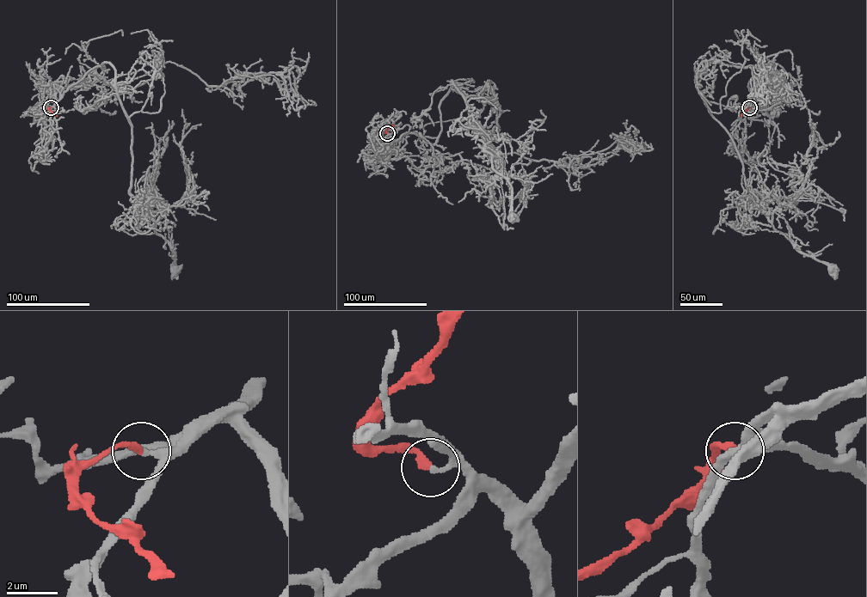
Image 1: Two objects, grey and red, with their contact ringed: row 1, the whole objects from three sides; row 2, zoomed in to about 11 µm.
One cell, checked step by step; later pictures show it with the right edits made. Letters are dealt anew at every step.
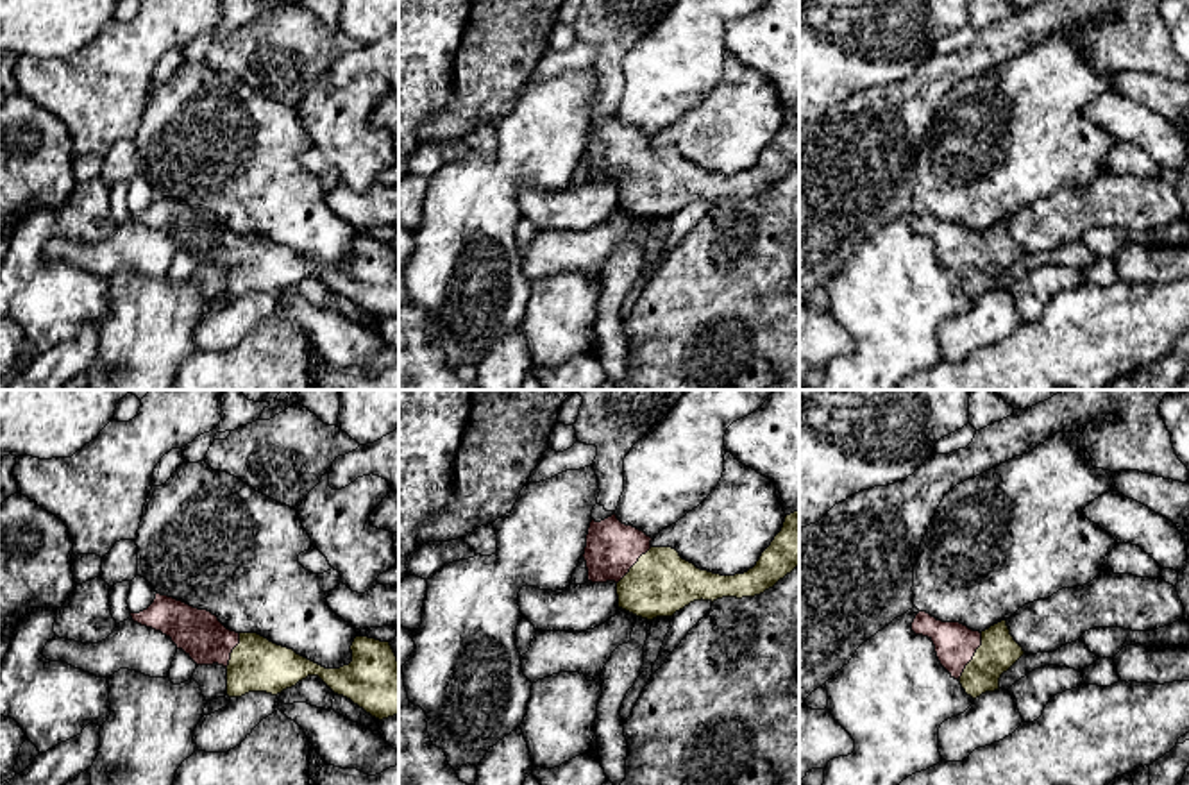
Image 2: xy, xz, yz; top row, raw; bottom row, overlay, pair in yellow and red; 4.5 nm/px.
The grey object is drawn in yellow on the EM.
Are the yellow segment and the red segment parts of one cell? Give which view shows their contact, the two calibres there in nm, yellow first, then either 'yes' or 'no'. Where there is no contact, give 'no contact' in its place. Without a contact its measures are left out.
contact in yz; calibres 170 and 190 nm; yes

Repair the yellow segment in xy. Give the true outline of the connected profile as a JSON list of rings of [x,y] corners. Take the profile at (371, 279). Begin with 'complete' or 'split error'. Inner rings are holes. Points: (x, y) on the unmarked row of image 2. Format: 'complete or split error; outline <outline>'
split error; outline [[[156,193],[147,209],[131,216],[170,236],[197,265],[223,265],[229,297],[249,291],[277,295],[308,275],[318,275],[334,293],[379,320],[399,315],[399,259],[390,241],[356,236],[352,261],[325,268],[257,232],[231,231],[211,211],[168,195]]]

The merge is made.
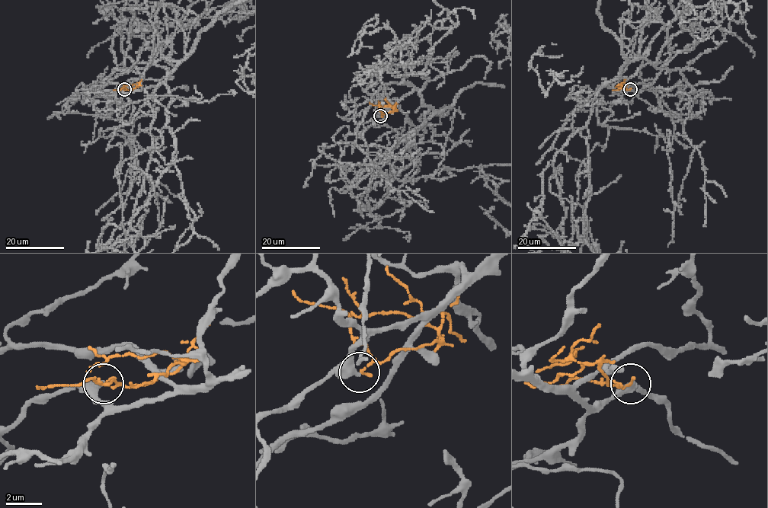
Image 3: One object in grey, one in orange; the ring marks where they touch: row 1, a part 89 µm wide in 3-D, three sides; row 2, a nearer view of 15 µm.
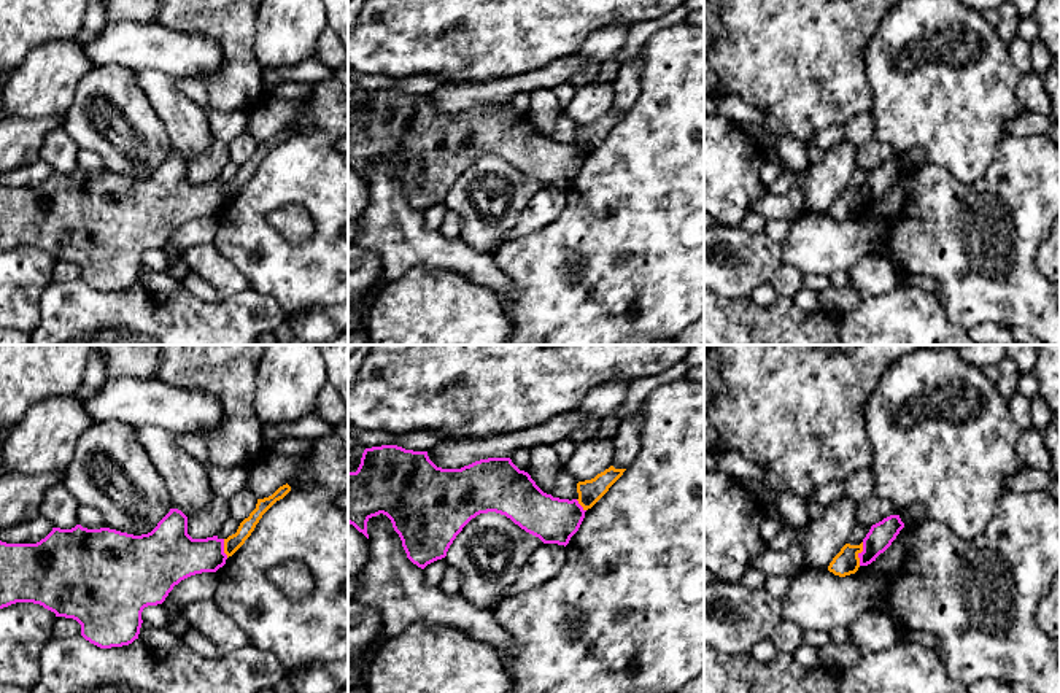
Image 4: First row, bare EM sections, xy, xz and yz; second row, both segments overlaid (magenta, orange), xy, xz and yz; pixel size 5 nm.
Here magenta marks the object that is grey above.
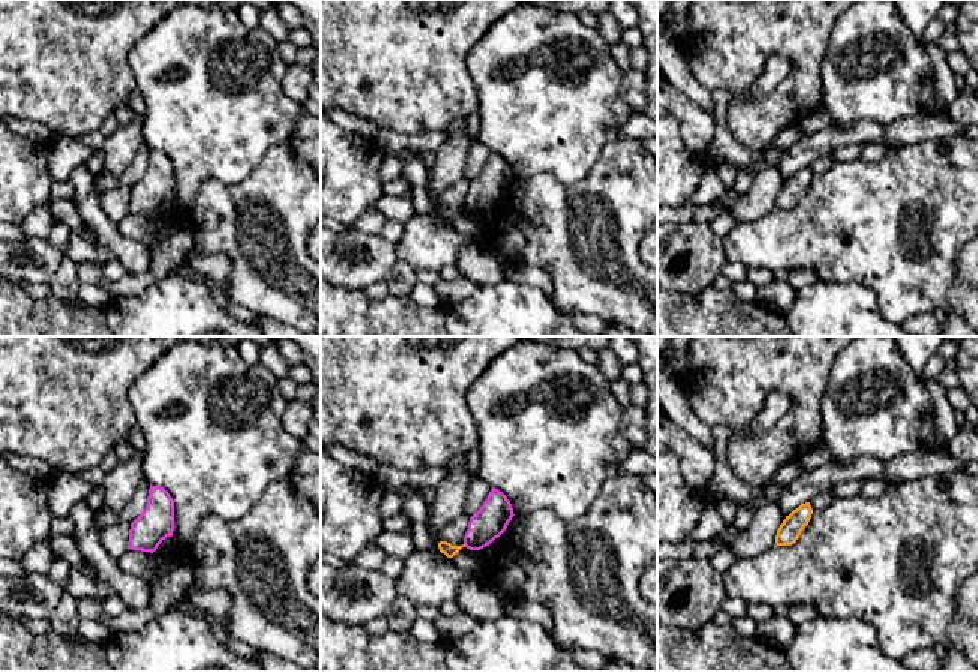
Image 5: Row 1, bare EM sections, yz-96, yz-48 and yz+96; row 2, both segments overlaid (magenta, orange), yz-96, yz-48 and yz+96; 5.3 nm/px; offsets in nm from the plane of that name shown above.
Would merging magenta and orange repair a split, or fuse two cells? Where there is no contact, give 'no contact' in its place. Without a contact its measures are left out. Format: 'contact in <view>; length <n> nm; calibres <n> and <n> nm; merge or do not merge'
contact in yz; length 120 nm; calibres 130 and 120 nm; do not merge

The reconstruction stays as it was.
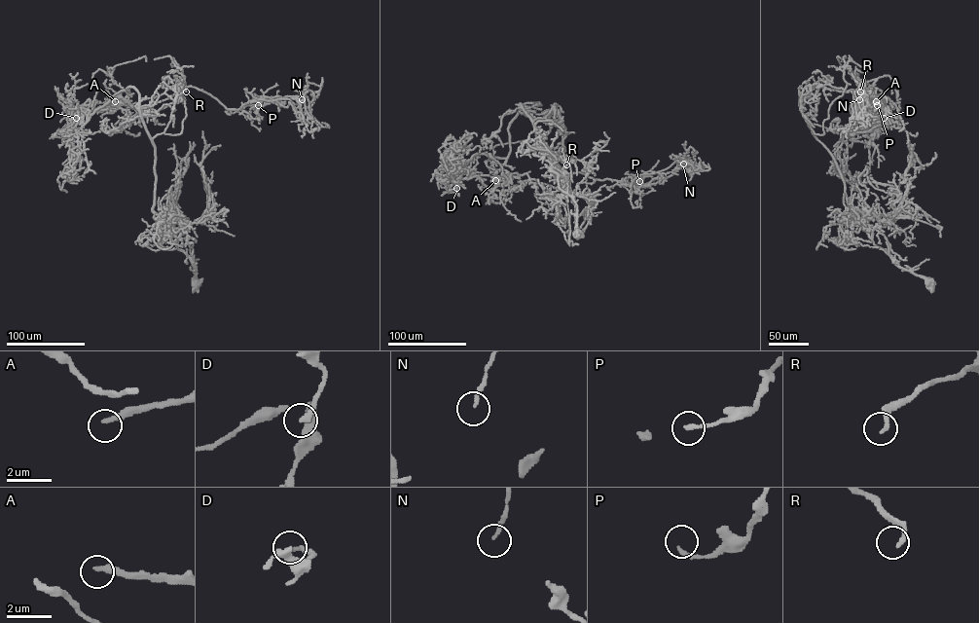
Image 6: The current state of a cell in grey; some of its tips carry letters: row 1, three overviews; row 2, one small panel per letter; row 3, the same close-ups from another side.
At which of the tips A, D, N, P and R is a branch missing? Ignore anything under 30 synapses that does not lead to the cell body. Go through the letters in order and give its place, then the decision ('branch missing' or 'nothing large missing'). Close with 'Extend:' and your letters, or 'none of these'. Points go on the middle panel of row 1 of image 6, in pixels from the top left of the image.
A: place (495, 180); branch missing
D: place (456, 188); nothing large missing
N: place (683, 164); nothing large missing
P: place (639, 181); nothing large missing
R: place (566, 164); nothing large missing
Extend: A

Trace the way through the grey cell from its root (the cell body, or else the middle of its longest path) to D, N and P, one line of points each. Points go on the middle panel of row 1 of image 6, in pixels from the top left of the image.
D: (576, 233), (576, 203), (533, 154), (535, 127), (520, 103), (509, 155), (474, 154), (458, 168), (456, 188)
N: (576, 233), (576, 203), (533, 154), (535, 127), (520, 103), (501, 166), (512, 175), (644, 187), (683, 164)
P: (576, 233), (520, 103), (510, 175), (639, 181)

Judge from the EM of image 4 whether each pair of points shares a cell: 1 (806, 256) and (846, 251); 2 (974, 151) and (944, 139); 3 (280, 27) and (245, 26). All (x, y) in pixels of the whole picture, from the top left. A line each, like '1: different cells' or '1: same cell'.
1: same cell
2: same cell
3: different cells

